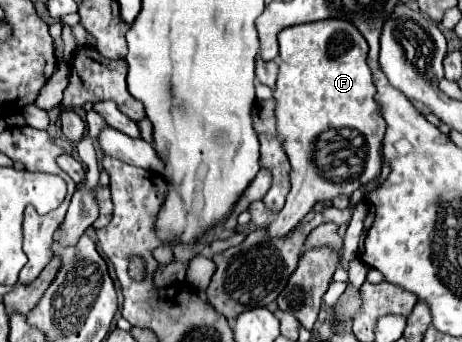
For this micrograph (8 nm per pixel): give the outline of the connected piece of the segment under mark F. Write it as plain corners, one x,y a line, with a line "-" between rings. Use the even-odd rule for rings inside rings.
324,19
318,23
304,23
284,29
278,35
280,43
280,73
278,83
274,91
276,99
276,119
278,119
278,131
284,139
284,149
288,153
290,165
292,165
292,189
288,193
286,205
280,209
276,219
266,227
268,237
284,237
296,225
306,217
308,211
312,211
314,203
324,199
334,199
336,195
352,195
362,185
370,183
382,167
378,147
384,139
386,121
382,117
382,107
378,107
376,101
376,87
372,81
372,71
366,63
368,57
368,43
364,35
350,23
342,19
-
322,147
350,147
350,175
346,179
340,179
340,183
326,179
318,165
318,151
324,151

